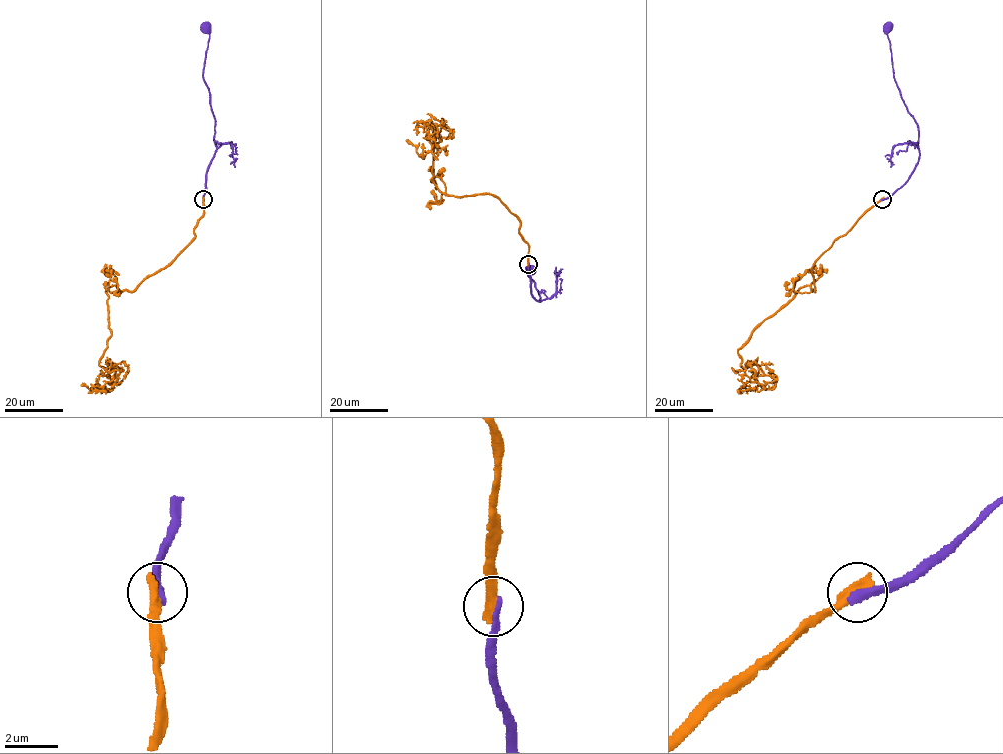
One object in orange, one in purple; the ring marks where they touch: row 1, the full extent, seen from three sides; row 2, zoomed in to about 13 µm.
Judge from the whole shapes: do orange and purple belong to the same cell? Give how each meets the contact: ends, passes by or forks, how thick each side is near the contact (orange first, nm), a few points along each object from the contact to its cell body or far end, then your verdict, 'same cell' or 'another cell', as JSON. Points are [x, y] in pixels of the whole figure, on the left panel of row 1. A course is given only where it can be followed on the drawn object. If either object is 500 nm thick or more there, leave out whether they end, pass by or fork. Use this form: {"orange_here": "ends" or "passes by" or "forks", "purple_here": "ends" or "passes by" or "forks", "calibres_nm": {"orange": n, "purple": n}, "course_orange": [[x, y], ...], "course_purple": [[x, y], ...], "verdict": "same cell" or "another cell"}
{"orange_here": "ends", "purple_here": "ends", "calibres_nm": {"orange": 480, "purple": 300}, "course_orange": [[203, 199], [173, 260], [106, 290], [99, 364], [115, 365], [113, 387], [89, 391]], "course_purple": [[203, 199], [206, 172], [216, 145], [214, 116], [203, 77], [209, 34], [209, 26], [206, 25]], "verdict": "another cell"}

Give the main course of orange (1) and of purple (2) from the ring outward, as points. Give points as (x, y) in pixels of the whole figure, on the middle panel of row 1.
1: (528, 264), (498, 198), (431, 180), (424, 123), (439, 134), (438, 146), (414, 123)
2: (528, 264), (531, 293), (540, 301), (535, 283), (528, 275), (534, 268), (531, 270)

